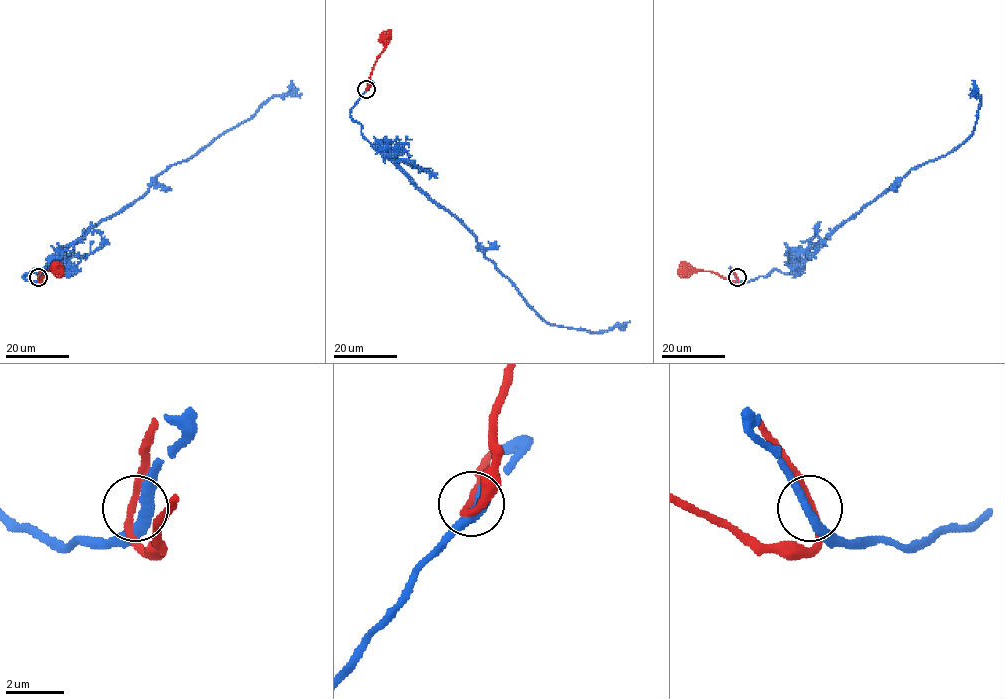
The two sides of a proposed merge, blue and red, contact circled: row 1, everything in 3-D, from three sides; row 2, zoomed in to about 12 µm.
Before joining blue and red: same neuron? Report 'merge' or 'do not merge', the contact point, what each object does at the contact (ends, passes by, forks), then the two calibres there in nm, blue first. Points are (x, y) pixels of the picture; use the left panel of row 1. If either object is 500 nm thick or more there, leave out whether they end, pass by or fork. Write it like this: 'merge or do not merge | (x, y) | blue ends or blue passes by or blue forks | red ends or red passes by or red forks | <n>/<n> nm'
merge | (38, 277) | blue passes by | red passes by | 360/200 nm

